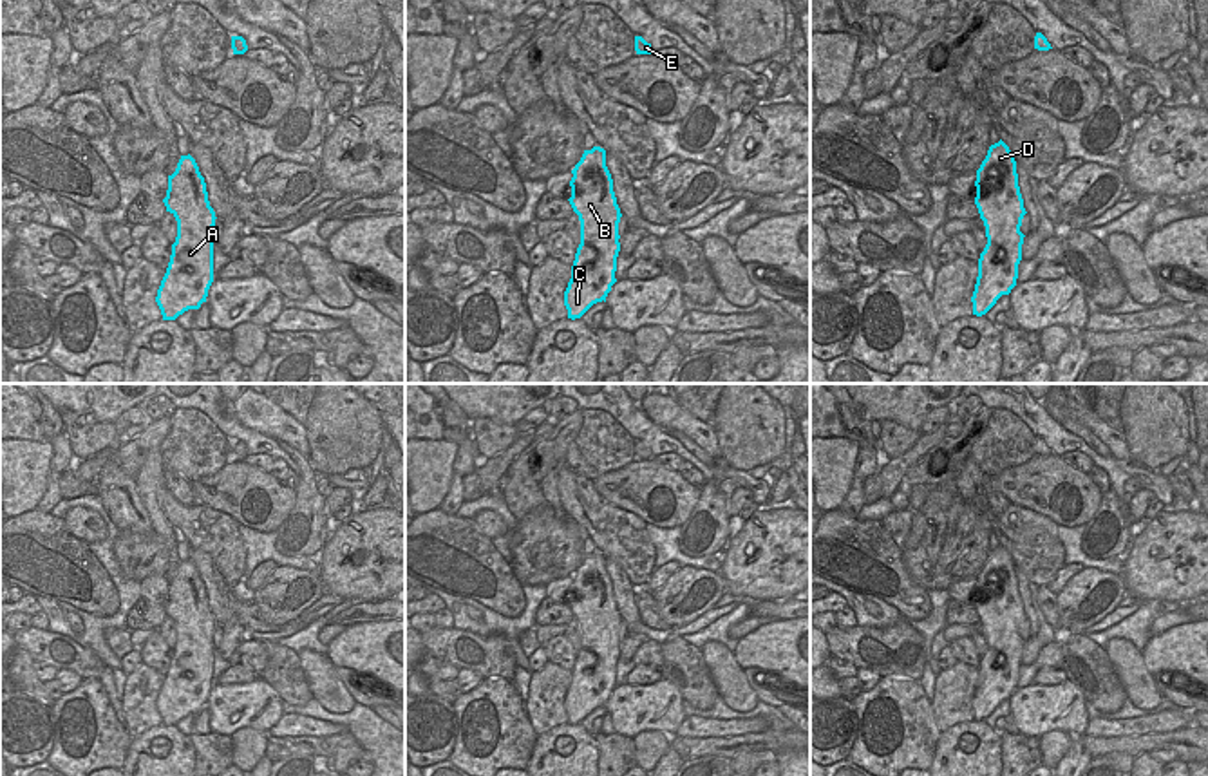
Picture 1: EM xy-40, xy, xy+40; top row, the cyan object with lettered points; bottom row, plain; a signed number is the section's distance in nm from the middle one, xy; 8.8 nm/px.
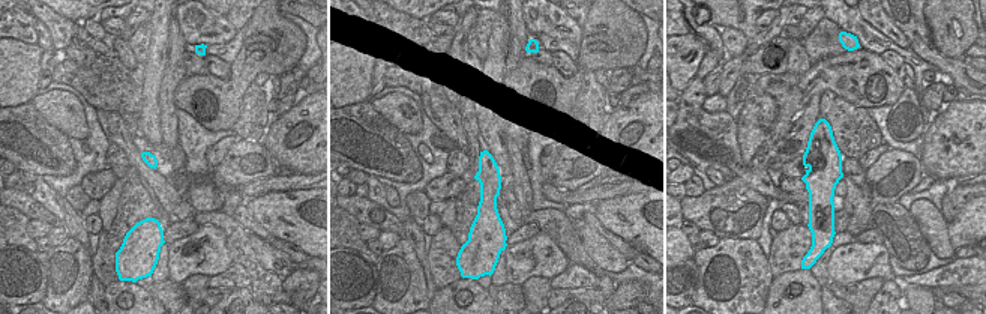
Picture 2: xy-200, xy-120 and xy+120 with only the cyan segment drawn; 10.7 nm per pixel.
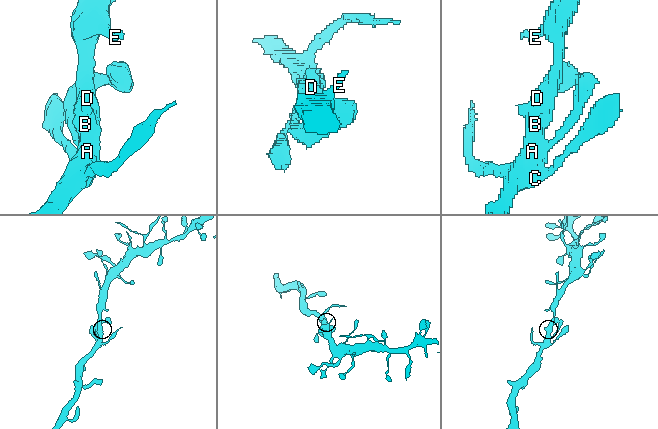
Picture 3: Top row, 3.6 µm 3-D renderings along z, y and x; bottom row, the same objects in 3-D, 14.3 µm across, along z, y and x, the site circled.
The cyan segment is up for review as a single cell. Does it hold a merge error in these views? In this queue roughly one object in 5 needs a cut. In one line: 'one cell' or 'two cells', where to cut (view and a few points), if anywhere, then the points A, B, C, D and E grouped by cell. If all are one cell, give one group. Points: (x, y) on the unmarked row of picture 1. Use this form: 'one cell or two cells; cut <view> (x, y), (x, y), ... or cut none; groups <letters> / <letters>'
one cell; cut none; groups A B C D E

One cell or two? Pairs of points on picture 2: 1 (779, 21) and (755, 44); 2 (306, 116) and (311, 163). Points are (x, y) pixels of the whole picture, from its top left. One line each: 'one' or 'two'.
1: one
2: one

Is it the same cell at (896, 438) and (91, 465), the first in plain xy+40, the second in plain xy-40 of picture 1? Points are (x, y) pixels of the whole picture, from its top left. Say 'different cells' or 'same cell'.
different cells

